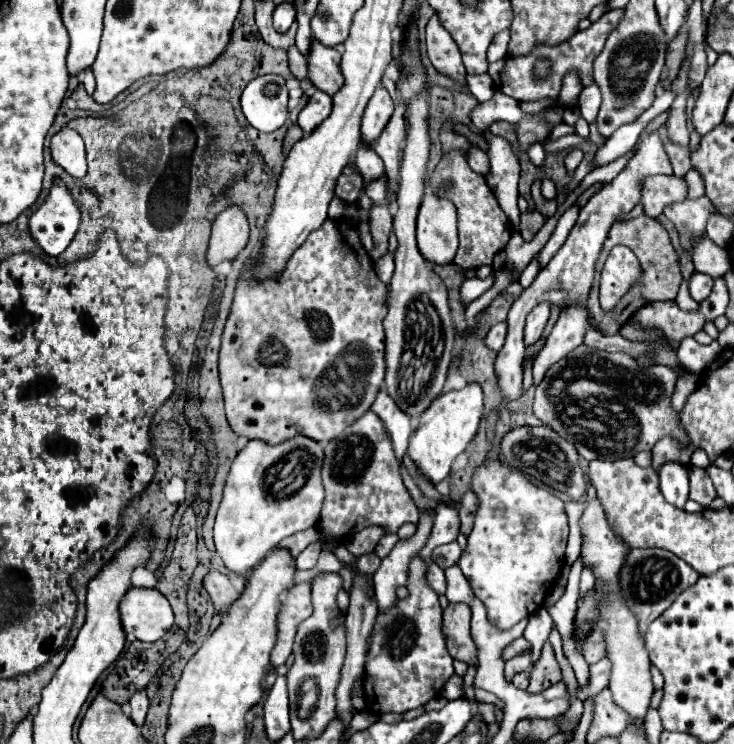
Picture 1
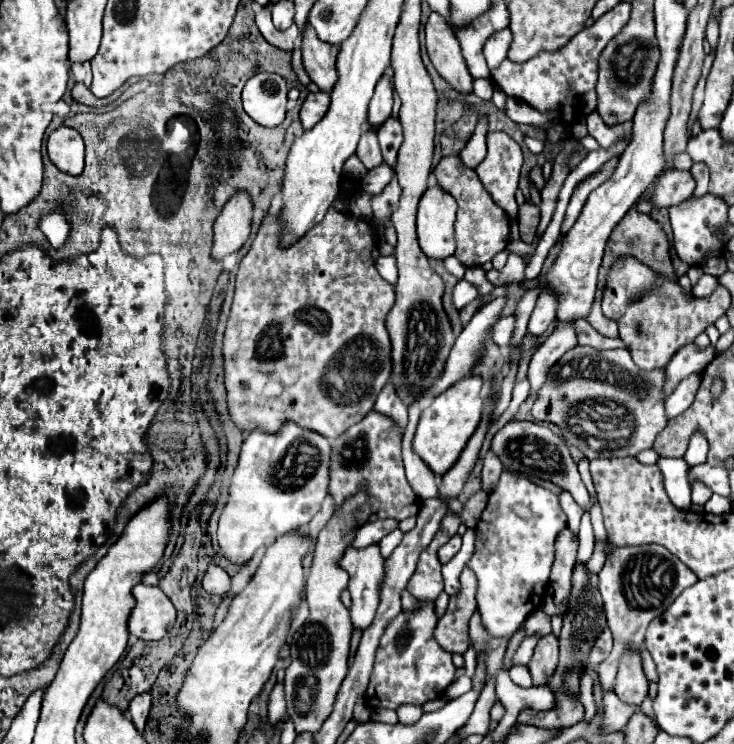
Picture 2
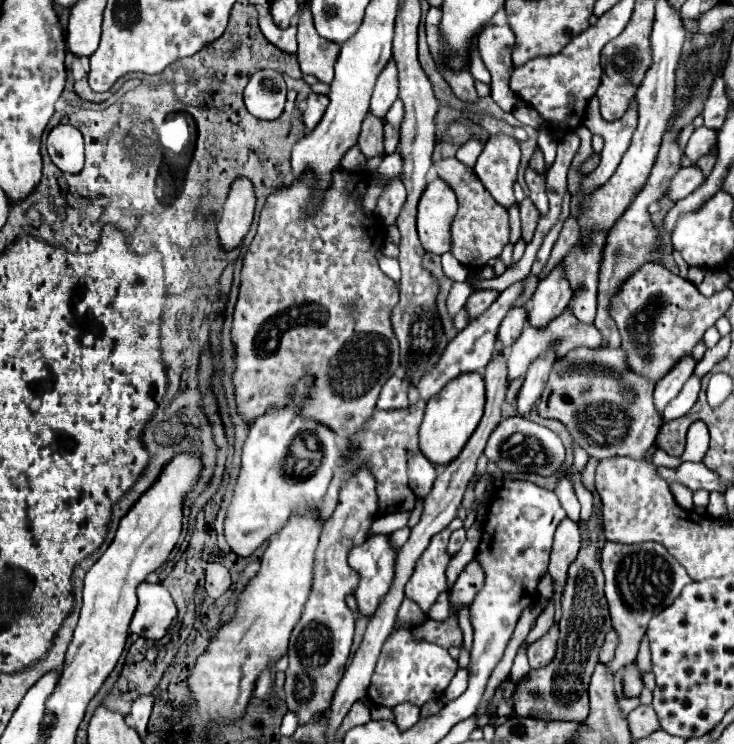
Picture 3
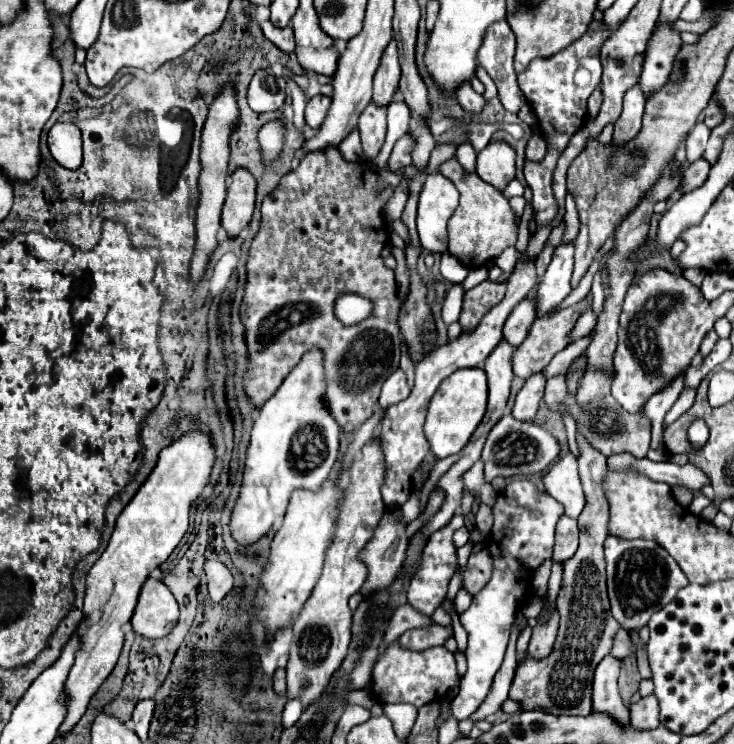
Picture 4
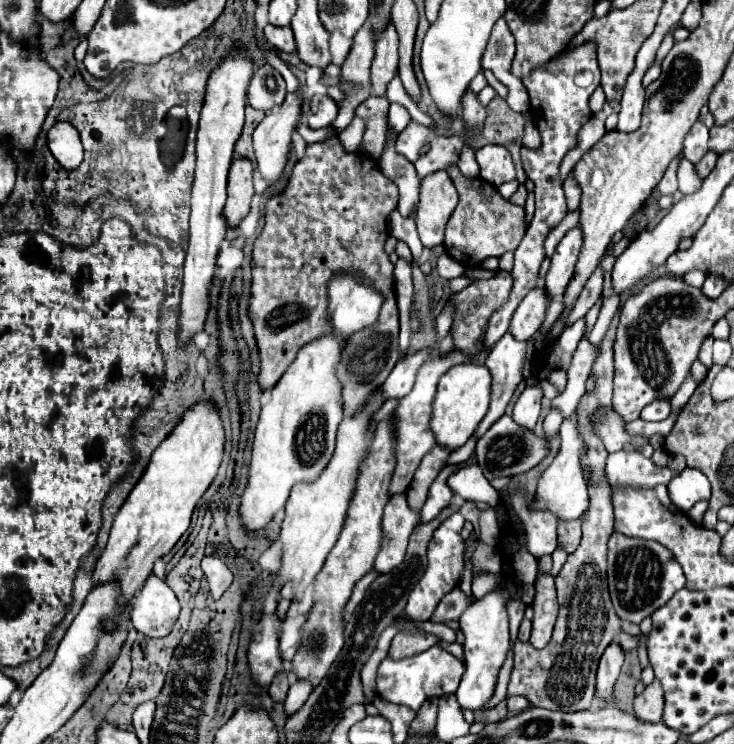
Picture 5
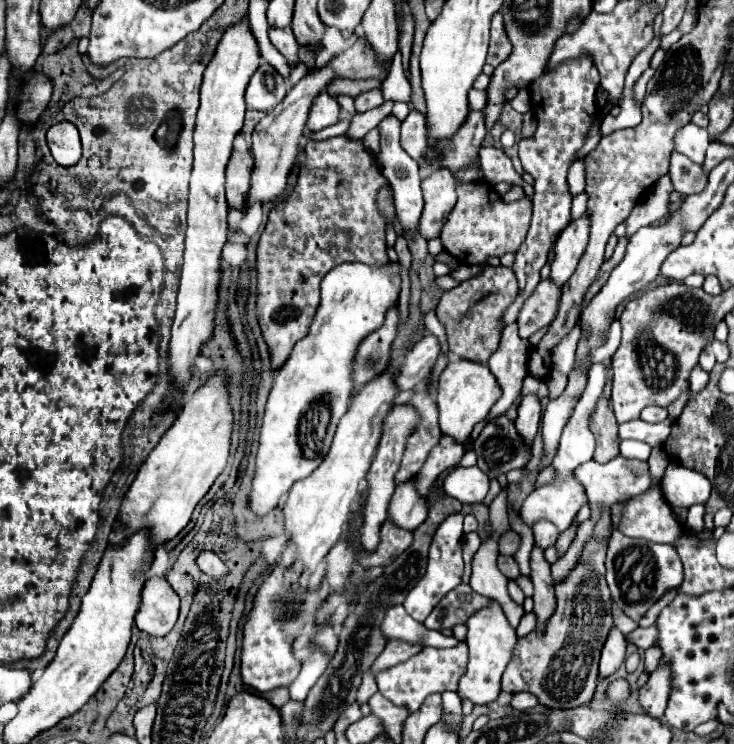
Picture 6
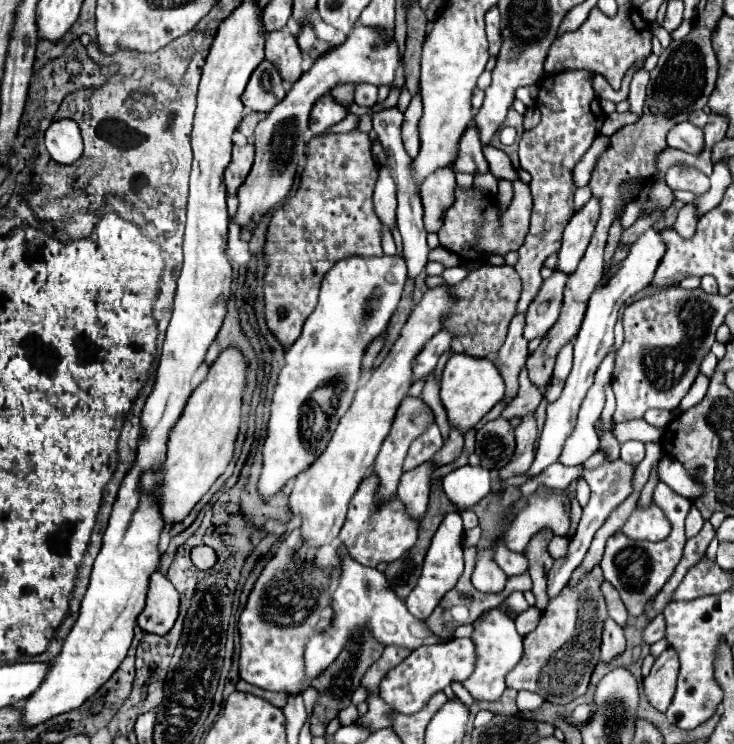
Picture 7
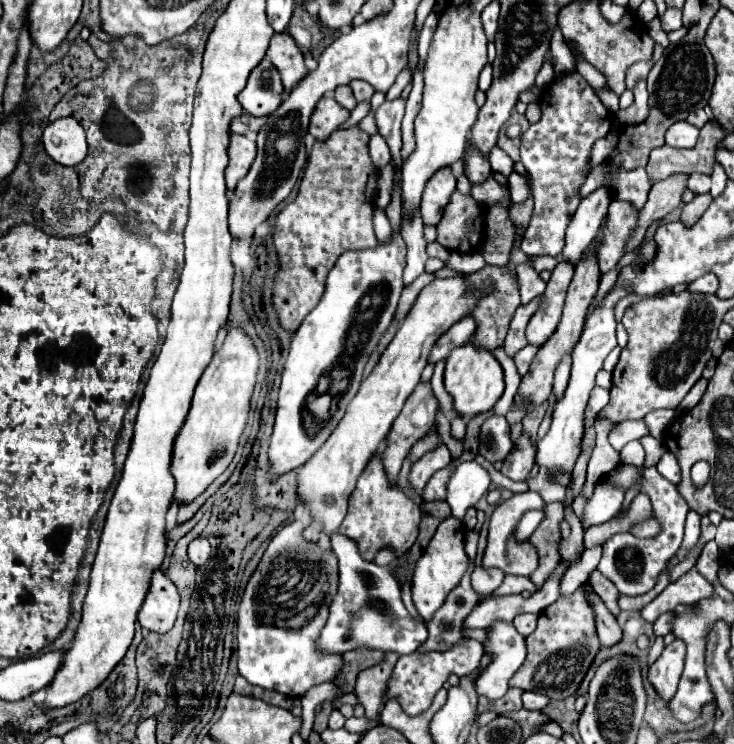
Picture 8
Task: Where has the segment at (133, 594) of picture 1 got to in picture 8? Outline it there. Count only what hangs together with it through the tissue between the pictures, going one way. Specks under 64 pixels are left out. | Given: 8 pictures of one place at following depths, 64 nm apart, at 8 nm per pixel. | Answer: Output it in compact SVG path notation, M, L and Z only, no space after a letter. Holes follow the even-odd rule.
M156 570L150 580L150 588L146 594L146 600L142 604L142 610L138 612L138 622L142 628L152 632L168 632L178 614L180 596L172 580L162 570Z

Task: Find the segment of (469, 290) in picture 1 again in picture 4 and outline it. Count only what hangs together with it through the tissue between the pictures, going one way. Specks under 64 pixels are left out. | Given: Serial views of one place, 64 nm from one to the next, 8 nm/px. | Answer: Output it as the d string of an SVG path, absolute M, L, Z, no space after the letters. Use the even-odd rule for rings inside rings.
M452 284L448 290L448 296L444 300L444 308L442 308L442 318L444 322L450 326L452 322L458 320L460 316L460 308L462 308L462 298L464 298L464 288L462 284Z

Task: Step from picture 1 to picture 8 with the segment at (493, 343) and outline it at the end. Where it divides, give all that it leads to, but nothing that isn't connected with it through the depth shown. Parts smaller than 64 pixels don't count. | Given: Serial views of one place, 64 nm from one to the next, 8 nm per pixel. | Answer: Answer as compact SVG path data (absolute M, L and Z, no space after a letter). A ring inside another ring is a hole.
M560 262L554 268L544 294L540 296L542 302L526 326L526 338L530 344L536 344L536 346L544 344L548 340L548 336L552 336L552 332L556 330L560 316L562 316L566 290L572 280L572 272L574 272L574 268L564 262Z

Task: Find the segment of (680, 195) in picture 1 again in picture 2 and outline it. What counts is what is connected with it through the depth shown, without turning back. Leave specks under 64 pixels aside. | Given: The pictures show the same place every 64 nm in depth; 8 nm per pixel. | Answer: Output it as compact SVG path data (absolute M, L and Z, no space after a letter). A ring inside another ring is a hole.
M668 170L658 176L654 182L654 192L650 194L650 204L654 210L676 206L692 196L692 188L696 182L692 182L692 174L684 170Z

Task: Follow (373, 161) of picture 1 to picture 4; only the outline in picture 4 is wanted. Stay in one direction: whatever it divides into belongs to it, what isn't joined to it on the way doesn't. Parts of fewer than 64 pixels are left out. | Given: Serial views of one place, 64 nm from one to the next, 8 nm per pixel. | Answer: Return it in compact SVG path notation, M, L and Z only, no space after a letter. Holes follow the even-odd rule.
M368 104L368 108L360 116L358 130L364 154L368 158L374 158L386 140L386 108L376 108L374 104Z

